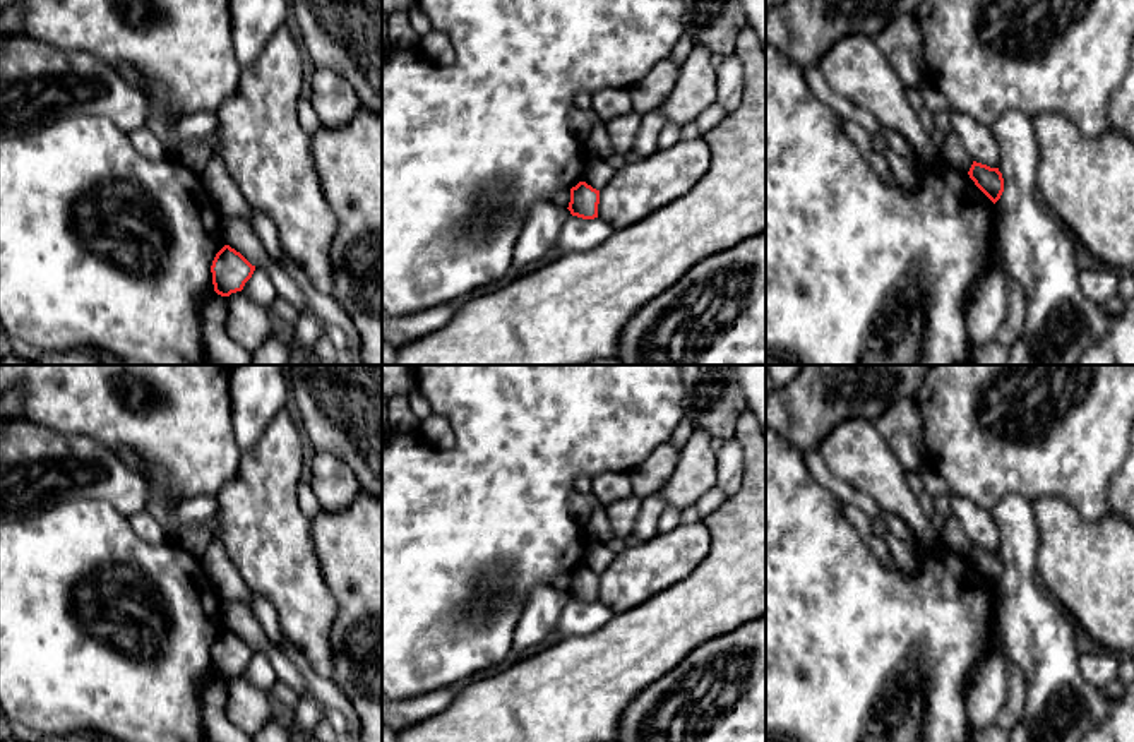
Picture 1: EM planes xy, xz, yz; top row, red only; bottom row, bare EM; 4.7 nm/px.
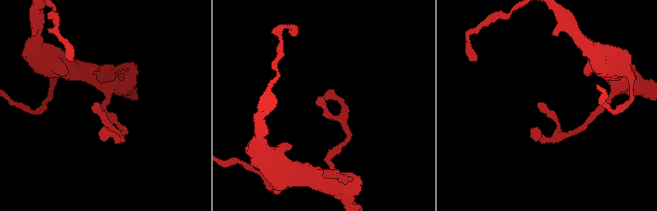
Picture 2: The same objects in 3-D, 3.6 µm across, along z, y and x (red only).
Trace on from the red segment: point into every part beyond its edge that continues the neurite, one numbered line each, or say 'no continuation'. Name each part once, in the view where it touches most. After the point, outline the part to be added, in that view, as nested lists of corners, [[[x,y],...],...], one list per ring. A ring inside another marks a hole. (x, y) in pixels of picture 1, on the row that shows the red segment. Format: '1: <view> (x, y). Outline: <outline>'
no continuation

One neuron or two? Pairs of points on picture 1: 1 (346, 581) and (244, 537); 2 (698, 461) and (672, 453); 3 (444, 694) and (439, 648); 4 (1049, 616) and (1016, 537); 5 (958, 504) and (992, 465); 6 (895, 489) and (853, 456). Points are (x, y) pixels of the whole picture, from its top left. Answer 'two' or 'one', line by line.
1: two
2: two
3: two
4: one
5: two
6: one

